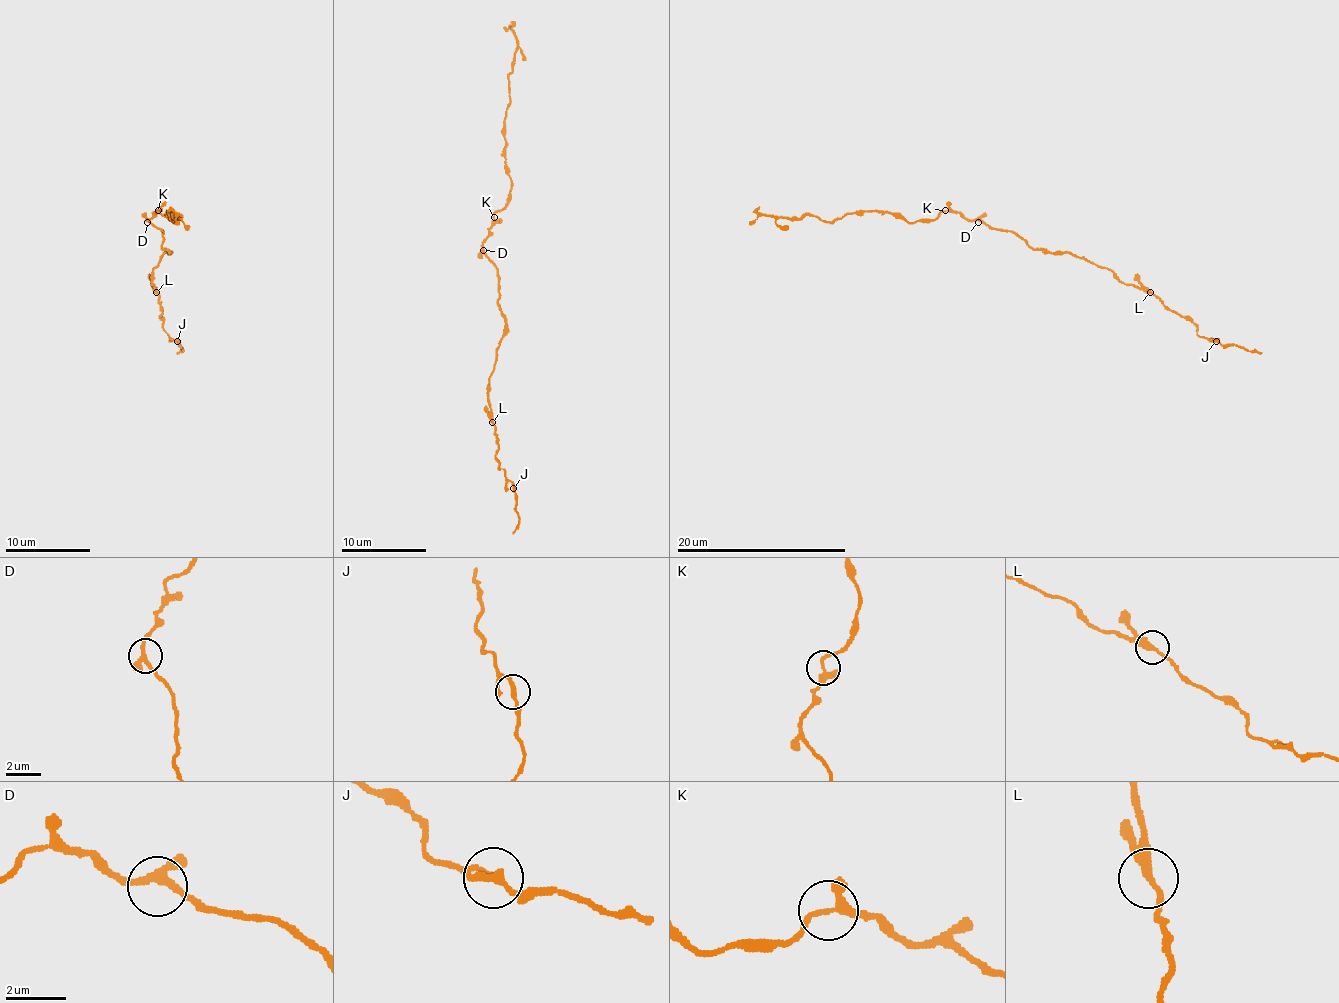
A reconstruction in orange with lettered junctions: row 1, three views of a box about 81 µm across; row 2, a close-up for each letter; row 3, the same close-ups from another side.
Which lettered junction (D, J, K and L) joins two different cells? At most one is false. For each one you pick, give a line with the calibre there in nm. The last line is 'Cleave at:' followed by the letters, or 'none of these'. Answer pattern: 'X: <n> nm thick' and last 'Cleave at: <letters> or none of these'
Cleave at: none of these

